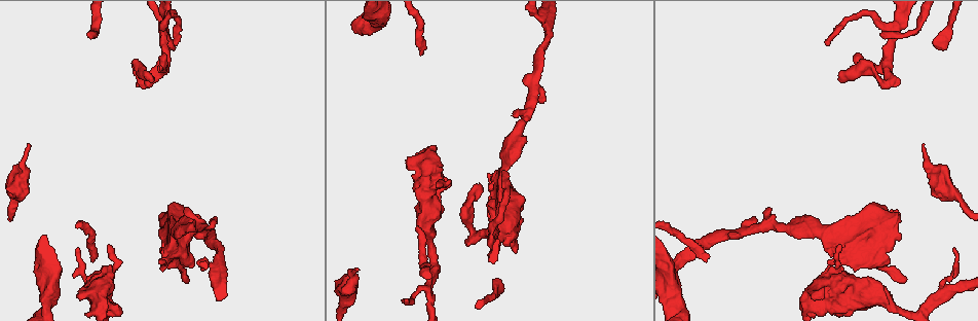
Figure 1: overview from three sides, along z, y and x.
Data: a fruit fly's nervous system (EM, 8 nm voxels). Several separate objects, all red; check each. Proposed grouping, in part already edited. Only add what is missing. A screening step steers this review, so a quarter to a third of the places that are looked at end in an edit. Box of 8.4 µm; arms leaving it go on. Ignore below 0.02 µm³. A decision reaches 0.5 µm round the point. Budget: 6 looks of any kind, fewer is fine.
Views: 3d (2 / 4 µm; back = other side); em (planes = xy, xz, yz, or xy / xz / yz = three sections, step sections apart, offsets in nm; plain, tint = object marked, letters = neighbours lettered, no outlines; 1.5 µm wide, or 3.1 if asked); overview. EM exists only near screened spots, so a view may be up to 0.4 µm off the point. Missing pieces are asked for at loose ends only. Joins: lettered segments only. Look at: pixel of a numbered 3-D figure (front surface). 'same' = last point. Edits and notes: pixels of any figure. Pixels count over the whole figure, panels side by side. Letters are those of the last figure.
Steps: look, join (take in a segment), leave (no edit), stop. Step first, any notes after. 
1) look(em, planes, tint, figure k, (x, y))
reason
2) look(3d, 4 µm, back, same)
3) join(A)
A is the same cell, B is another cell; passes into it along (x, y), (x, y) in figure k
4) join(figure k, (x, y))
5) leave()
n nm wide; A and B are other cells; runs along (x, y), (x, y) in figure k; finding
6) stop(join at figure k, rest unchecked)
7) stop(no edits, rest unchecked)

look(3d, 2 µm, figure 1, (109, 247))
an open end

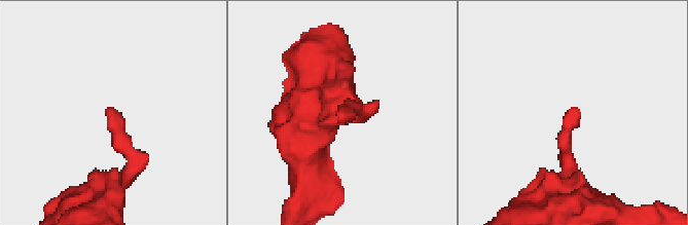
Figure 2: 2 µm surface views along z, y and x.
look(em, yz, step 8, tint, figure 2, (576, 108))
now the EM

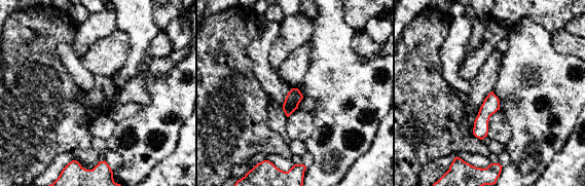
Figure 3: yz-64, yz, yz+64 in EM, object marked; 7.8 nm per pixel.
look(em, planes, letters, same)
another direction

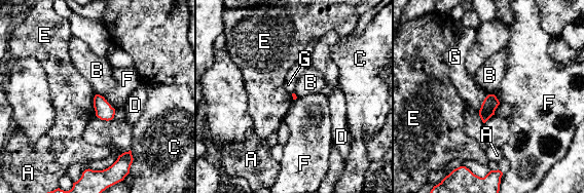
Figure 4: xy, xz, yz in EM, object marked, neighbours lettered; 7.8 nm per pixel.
leave()
A, B, C, D, E, F and G are other cells; border along (103, 97), (115, 109) in figure 4; none of them fits

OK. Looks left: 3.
look(em, 3.1 µm, planes, letters, figure 1, (509, 242))
thick end

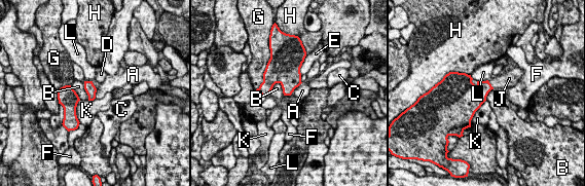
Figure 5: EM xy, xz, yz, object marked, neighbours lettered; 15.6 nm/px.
join(J)
G touches over 500 nm; J is the same cell, A, B, C, D, E, F, G, H, K and L are other cells; passes into it along (478, 94), (490, 84), (506, 80) in figure 5; the cell continues

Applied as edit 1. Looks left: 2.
look(em, xz, step 4, letters, figure 1, (28, 145))
thin end

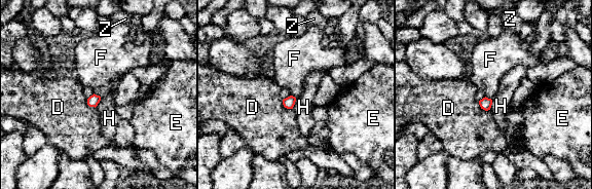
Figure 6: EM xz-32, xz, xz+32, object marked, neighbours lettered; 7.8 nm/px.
leave()
D, E, F, H and Z are other cells; border along (282, 100), (285, 107), (292, 109) in figure 6; no lettered segment goes on from it

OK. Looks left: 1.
stop(join at figure 5, rest unchecked)

